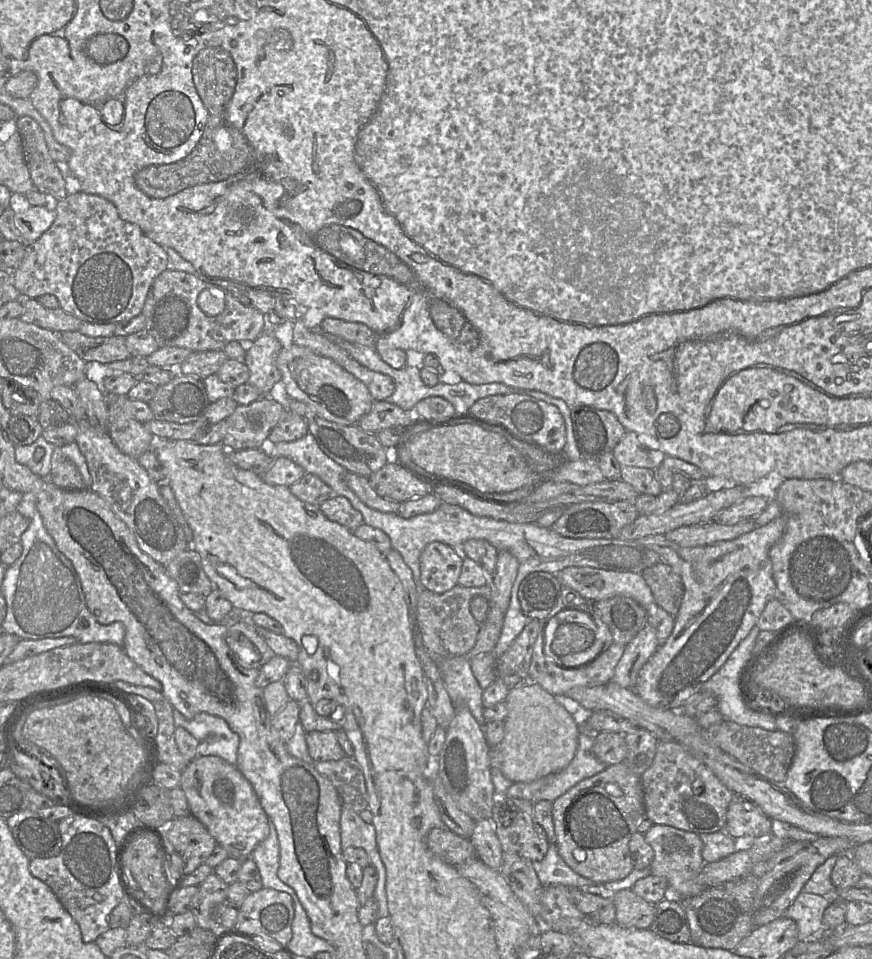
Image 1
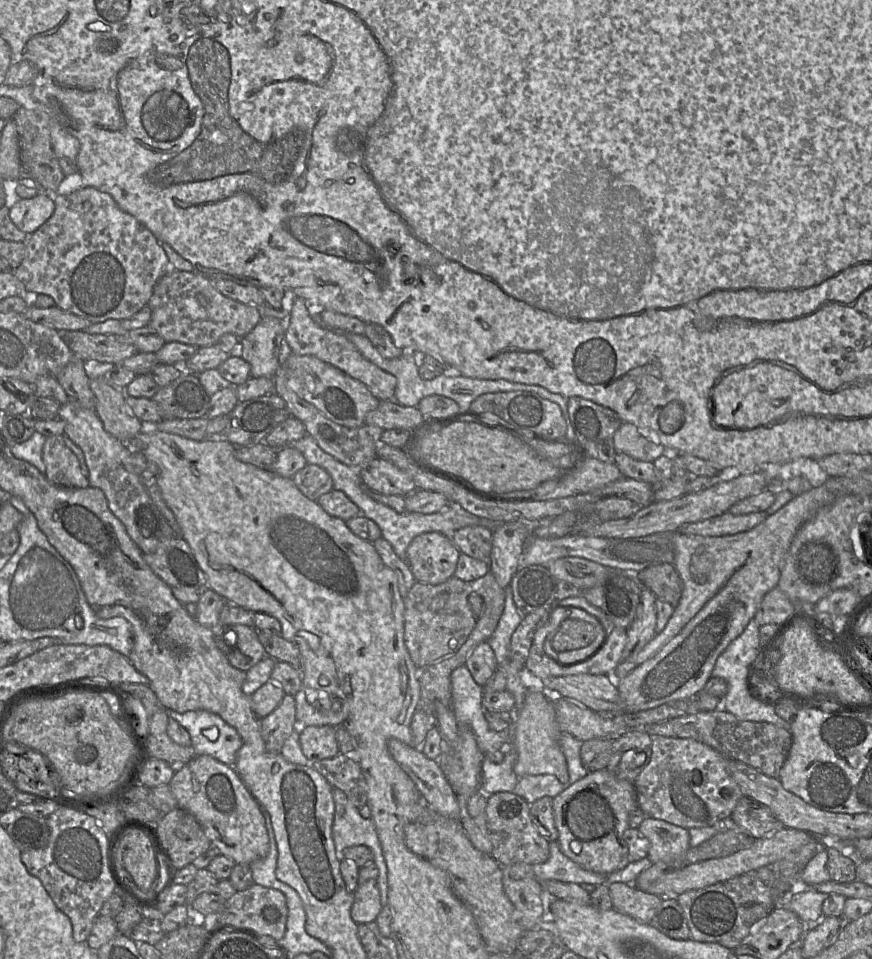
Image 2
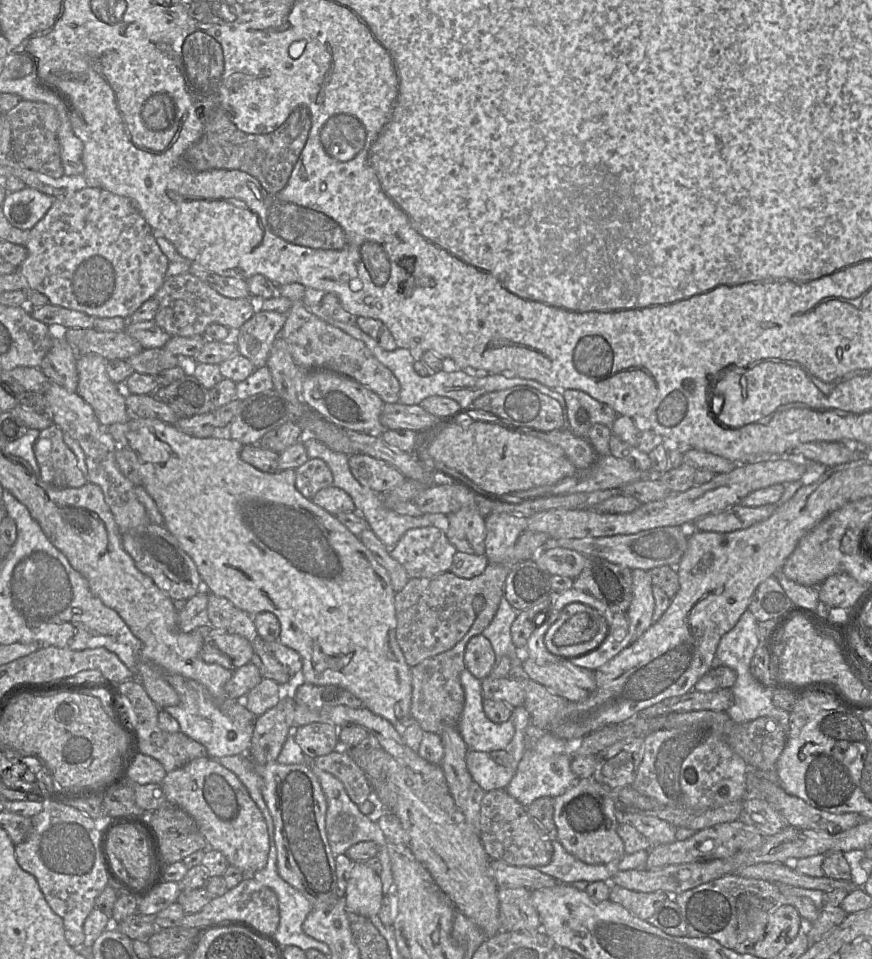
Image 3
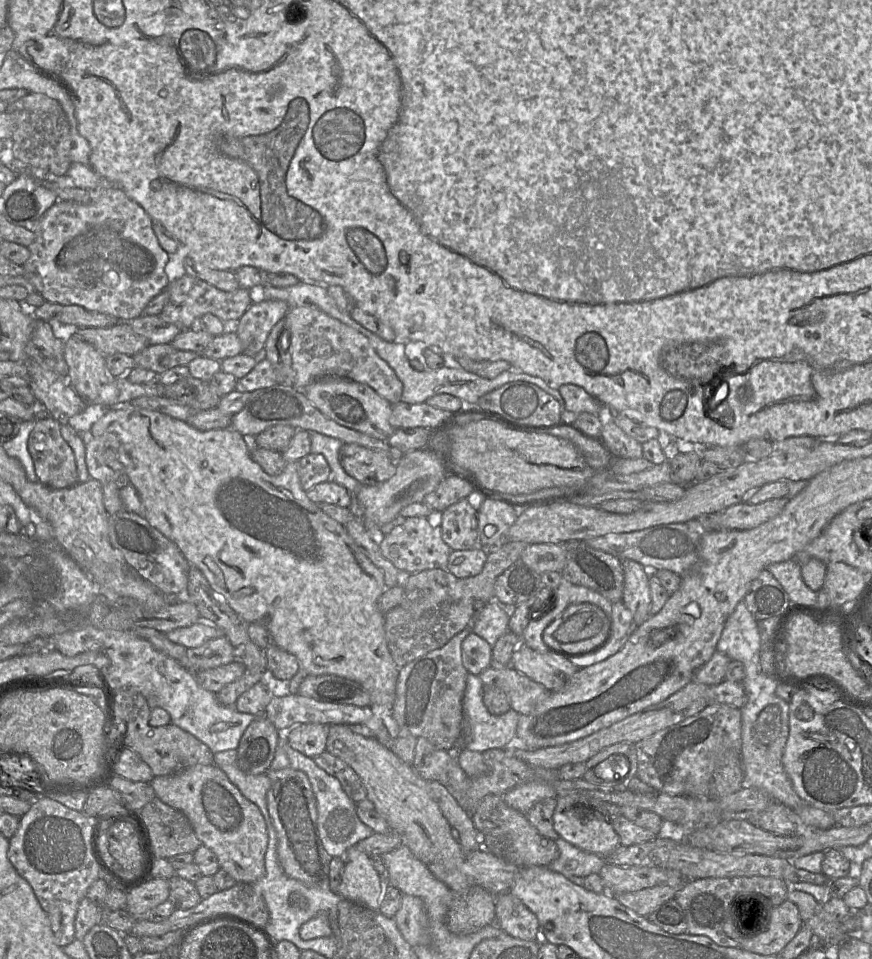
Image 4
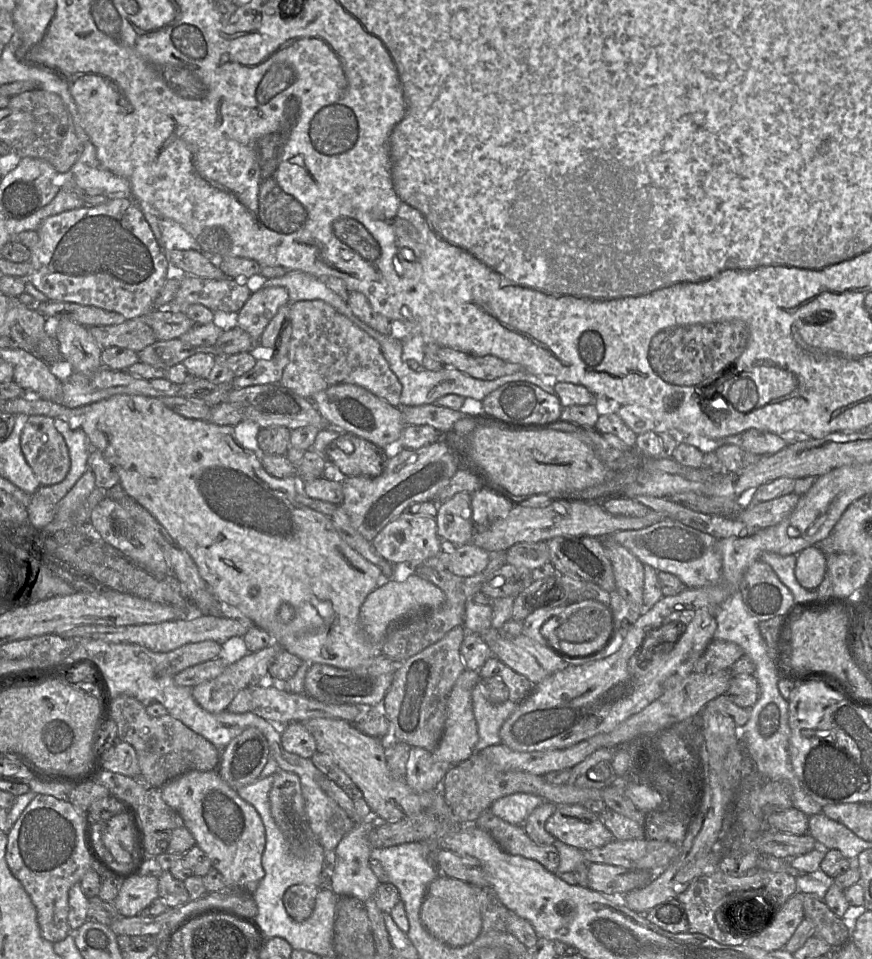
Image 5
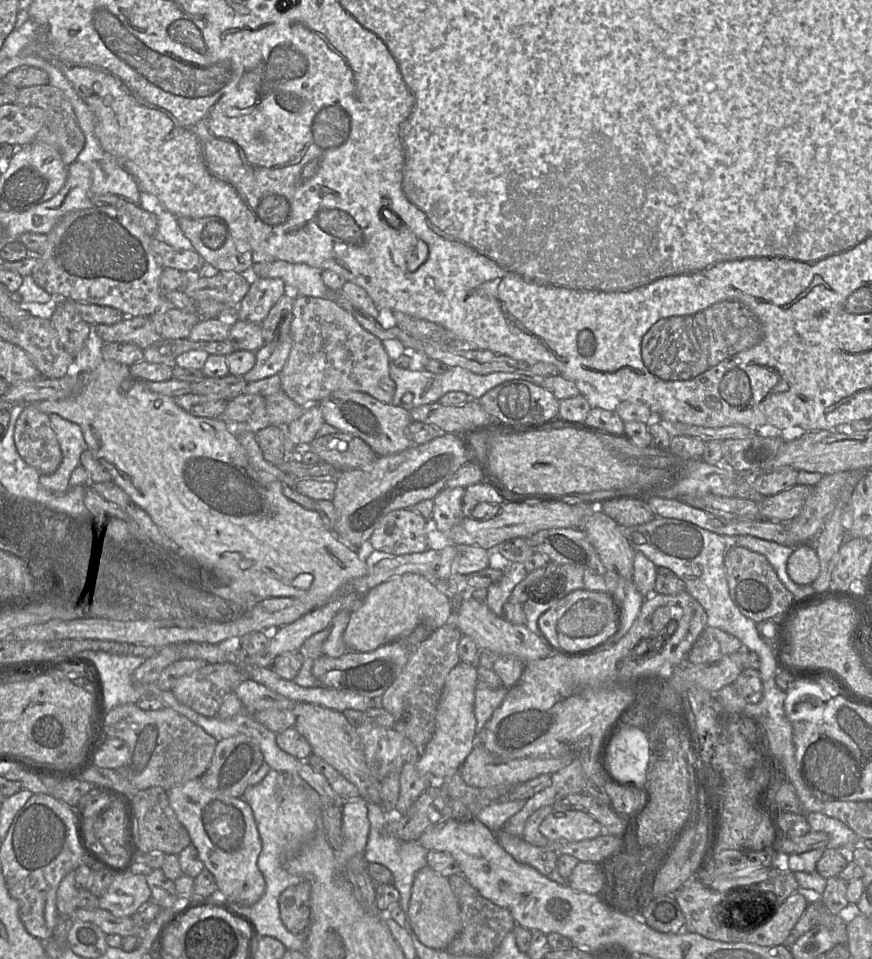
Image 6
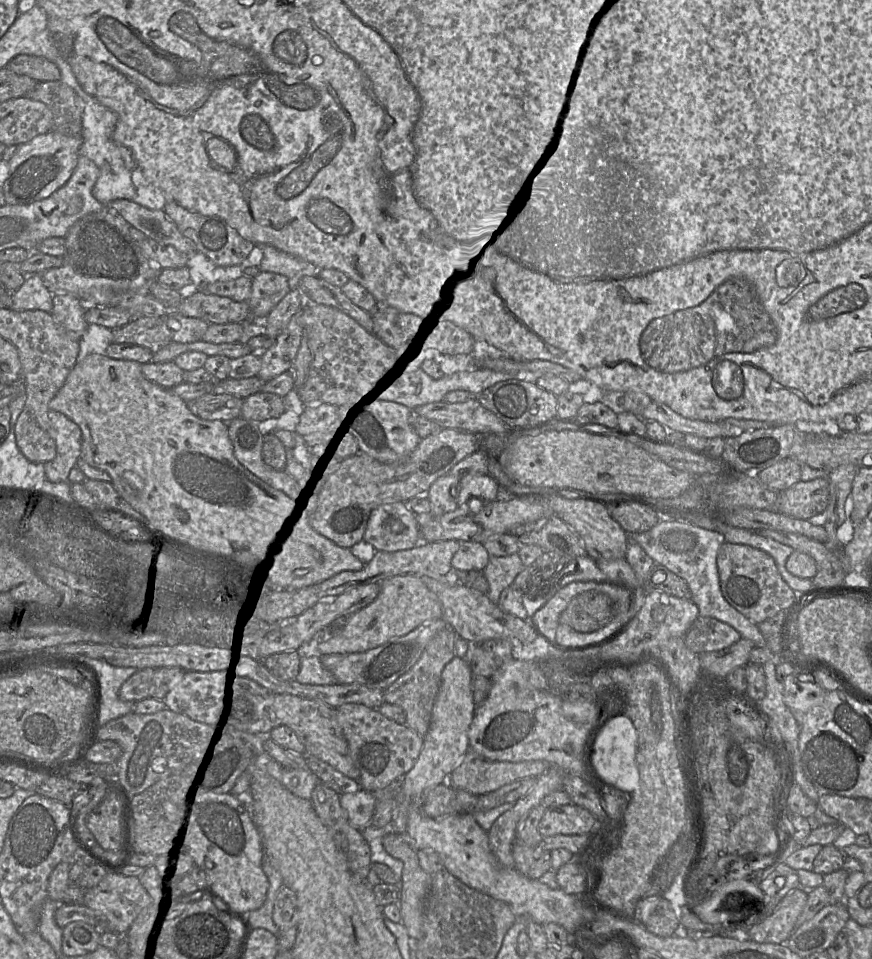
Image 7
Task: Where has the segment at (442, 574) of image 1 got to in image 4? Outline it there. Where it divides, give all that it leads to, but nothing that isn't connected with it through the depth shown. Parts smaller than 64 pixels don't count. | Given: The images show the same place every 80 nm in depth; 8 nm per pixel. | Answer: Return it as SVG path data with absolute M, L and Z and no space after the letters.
M407 517L390 532L378 537L382 555L399 570L409 574L434 568L446 568L452 551L444 542L440 526L433 526L426 517Z

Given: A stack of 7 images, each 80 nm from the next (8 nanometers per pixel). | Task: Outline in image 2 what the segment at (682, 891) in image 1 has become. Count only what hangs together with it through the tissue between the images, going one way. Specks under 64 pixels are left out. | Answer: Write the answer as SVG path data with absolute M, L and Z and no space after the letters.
M645 817L638 831L650 841L648 858L652 864L665 863L672 869L680 869L685 864L685 854L690 848L687 829L663 820Z

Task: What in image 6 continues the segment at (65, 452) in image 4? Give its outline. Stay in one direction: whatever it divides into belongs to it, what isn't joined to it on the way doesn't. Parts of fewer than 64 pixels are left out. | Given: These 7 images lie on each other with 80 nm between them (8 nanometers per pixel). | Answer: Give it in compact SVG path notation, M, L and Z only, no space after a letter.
M33 403L24 405L16 422L14 441L17 452L22 459L41 475L51 475L62 462L62 452L57 436L51 426L49 415L41 412Z

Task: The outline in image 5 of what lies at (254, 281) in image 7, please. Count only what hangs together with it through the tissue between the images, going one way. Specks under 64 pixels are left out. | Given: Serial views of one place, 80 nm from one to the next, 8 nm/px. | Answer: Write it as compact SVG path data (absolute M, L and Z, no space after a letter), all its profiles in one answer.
M263 287L252 292L244 306L236 314L237 325L247 332L257 344L266 326L280 307L290 304L284 287Z

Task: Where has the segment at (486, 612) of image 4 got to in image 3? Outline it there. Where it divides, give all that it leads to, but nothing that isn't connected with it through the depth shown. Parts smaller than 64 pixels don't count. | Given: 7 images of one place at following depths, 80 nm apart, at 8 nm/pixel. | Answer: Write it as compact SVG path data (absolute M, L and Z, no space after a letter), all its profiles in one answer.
M503 596L492 622L482 632L482 635L489 639L496 657L519 657L521 653L513 644L511 635L511 625L516 619L518 612Z

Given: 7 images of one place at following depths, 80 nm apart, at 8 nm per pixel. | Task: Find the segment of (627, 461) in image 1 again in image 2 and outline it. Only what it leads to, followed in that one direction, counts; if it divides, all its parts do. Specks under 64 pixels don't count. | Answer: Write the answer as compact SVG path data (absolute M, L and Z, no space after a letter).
M622 422L613 440L616 453L622 452L641 461L654 462L666 452L662 444L651 441L637 426L628 422Z

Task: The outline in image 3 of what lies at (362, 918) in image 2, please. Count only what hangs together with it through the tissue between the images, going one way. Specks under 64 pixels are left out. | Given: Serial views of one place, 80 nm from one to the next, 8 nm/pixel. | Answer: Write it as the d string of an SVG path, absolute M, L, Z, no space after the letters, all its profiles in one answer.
M365 862L354 863L345 890L346 911L367 918L377 915L382 903L380 875Z

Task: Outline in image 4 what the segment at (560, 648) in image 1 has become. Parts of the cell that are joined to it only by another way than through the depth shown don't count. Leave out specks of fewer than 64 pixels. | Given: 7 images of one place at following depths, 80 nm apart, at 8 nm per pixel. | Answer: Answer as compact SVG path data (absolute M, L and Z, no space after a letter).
M594 611L578 612L565 620L555 631L560 642L585 642L594 638L602 629L603 620Z

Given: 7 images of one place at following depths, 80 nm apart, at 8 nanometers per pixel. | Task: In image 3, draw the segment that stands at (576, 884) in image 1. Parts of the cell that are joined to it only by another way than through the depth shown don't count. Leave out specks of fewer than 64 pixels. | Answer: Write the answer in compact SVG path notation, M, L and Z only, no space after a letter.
M559 840L552 841L553 857L544 866L538 866L543 874L552 876L558 883L571 884L575 881L605 881L610 883L613 867L605 864L586 864L568 853Z

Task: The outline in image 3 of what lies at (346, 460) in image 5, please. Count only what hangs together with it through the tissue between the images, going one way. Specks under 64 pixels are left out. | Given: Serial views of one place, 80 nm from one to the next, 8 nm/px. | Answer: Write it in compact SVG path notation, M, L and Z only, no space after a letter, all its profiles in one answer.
M355 453L348 458L353 476L364 486L383 492L401 485L406 477L394 466L364 453Z

